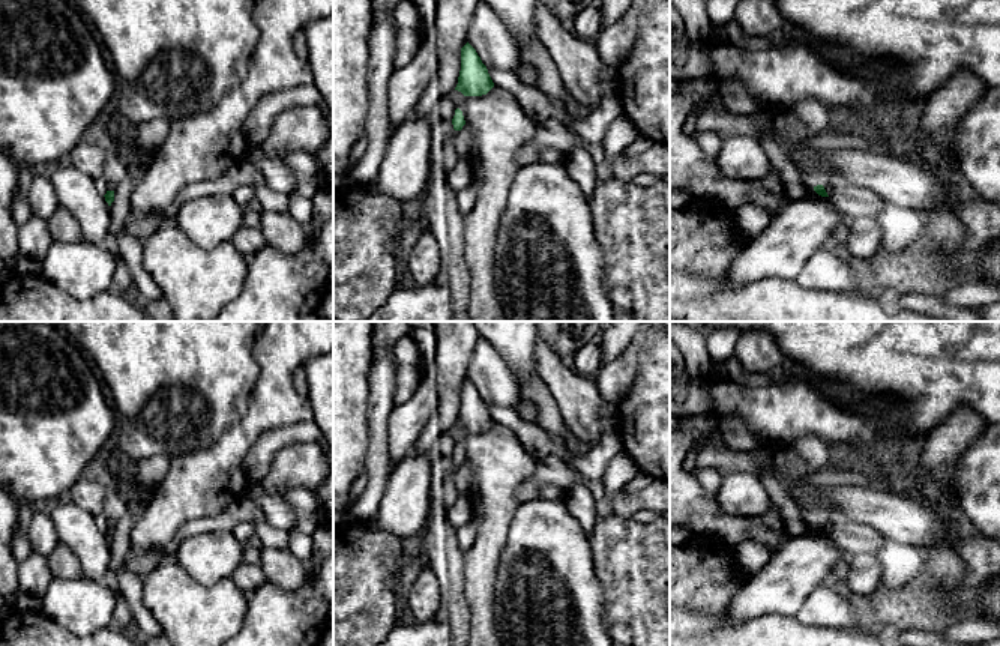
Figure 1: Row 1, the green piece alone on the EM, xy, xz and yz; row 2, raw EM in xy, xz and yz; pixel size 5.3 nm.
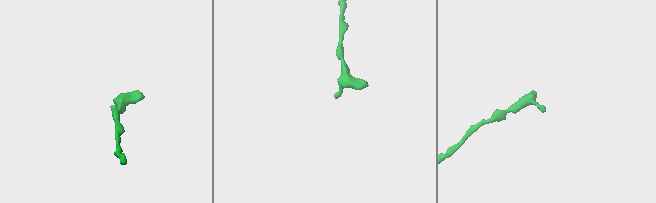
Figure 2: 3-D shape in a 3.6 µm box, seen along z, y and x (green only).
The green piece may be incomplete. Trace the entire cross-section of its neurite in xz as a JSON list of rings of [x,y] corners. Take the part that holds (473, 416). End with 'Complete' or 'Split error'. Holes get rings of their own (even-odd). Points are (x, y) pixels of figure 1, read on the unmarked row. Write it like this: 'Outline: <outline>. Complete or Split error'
Outline: [[[467,379],[461,385],[461,407],[455,427],[464,433],[482,433],[494,424],[486,403],[482,400],[476,386]]]. Complete

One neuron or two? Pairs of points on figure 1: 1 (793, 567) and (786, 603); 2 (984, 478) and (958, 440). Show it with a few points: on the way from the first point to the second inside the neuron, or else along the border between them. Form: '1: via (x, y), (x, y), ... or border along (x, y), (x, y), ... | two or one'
1: via (790, 576), (786, 582), (786, 594) | one
2: border along (984, 430), (960, 457), (951, 482) | two

